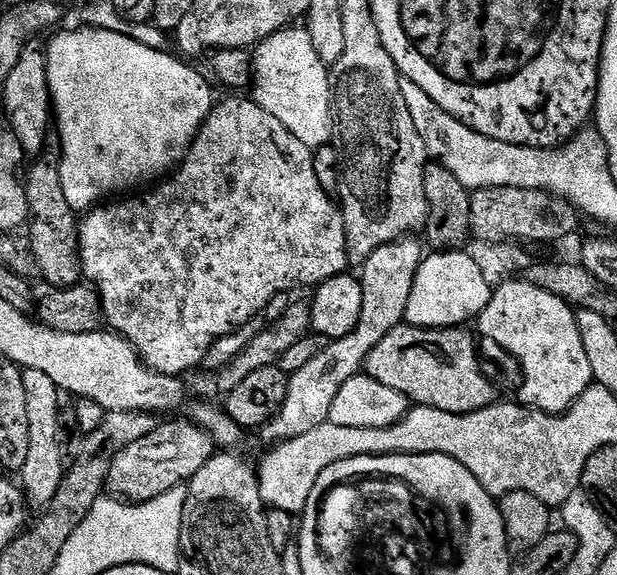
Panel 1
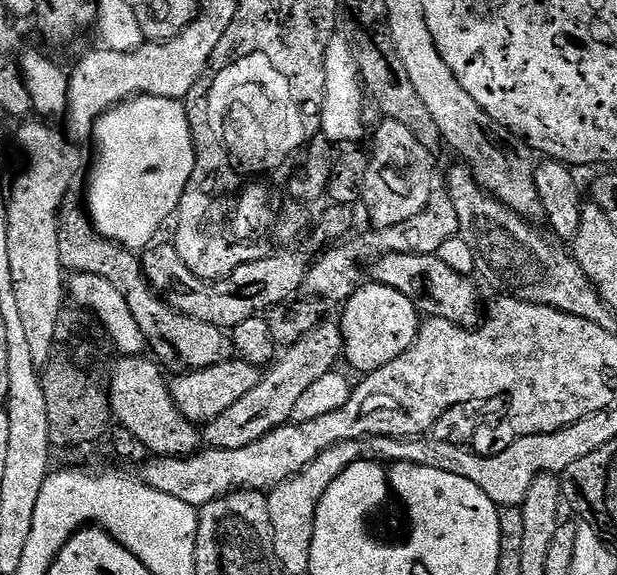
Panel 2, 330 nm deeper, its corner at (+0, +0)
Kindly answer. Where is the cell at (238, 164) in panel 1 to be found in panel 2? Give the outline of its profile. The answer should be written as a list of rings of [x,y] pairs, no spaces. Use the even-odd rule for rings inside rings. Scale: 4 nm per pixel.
[[[388,254],[386,258],[376,261],[374,265],[375,283],[382,286],[390,286],[398,290],[398,294],[406,294],[416,304],[417,310],[425,317],[433,316],[434,318],[446,318],[446,322],[454,322],[461,328],[475,328],[482,320],[482,304],[480,308],[480,296],[476,293],[473,282],[467,276],[459,276],[446,262],[442,262],[439,255],[419,256],[418,254]]]

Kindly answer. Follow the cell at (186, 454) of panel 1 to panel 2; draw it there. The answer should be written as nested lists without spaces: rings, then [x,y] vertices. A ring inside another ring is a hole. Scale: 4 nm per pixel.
[[[331,318],[321,320],[314,331],[306,334],[306,338],[302,338],[302,342],[287,349],[263,373],[258,386],[254,386],[254,390],[250,390],[246,398],[234,402],[230,410],[225,410],[222,414],[218,414],[218,418],[203,425],[203,443],[209,448],[238,450],[242,446],[258,442],[258,438],[270,434],[275,428],[284,427],[291,421],[294,406],[298,398],[302,398],[302,393],[312,383],[318,382],[318,378],[330,374],[339,365],[336,363],[341,363],[343,355],[344,335],[340,332],[339,323]]]

